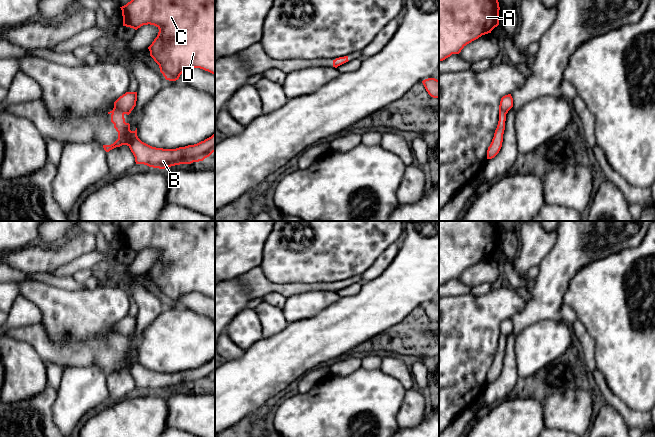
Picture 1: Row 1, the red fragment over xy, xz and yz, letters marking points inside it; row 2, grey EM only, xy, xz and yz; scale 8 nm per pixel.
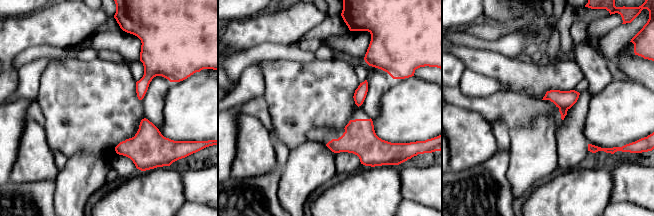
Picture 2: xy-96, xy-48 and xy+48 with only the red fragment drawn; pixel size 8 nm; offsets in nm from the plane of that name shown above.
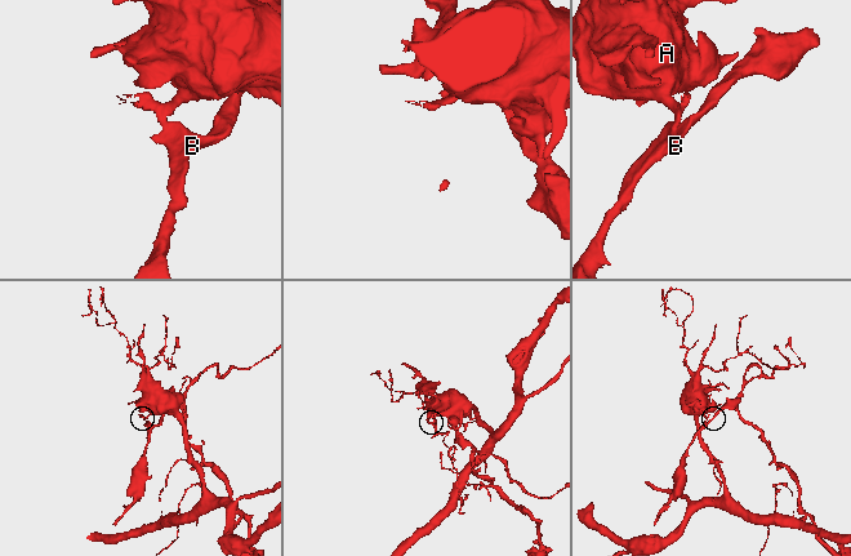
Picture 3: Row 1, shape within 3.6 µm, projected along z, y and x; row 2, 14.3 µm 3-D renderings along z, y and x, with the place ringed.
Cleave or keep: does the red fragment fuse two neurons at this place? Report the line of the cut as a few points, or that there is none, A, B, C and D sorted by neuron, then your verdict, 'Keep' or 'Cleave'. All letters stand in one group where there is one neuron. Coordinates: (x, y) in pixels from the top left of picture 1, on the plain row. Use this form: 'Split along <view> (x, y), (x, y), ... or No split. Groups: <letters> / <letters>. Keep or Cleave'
Split along xy (123, 337), (113, 347). Groups: A C D / B. Cleave

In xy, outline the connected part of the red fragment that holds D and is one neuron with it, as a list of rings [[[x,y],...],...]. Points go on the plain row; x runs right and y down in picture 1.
[[[132,221],[130,226],[120,232],[123,250],[137,254],[150,248],[159,253],[148,273],[166,304],[176,305],[190,292],[200,292],[215,299],[215,221]]]

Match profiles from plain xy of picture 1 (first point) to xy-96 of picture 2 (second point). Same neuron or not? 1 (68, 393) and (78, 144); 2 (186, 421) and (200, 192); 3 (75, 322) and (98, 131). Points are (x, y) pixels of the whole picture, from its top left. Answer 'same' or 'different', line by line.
1: different
2: same
3: same

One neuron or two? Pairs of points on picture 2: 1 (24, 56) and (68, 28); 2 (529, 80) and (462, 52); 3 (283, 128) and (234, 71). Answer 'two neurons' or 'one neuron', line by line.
1: two neurons
2: one neuron
3: two neurons

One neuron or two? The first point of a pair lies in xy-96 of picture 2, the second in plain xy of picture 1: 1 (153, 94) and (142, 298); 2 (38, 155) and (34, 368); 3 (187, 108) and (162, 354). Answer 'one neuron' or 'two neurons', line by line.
1: one neuron
2: one neuron
3: one neuron

